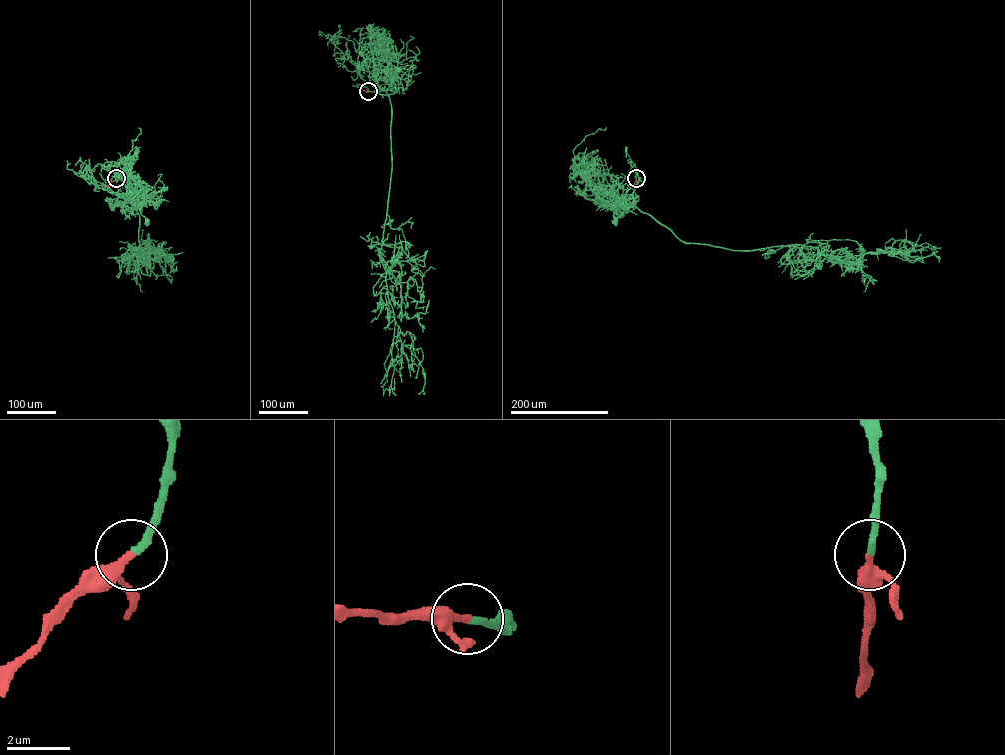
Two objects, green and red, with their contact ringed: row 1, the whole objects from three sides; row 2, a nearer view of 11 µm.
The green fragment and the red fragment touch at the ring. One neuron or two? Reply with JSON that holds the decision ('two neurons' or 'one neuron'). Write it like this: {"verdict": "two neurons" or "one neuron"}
{"verdict": "one neuron"}

